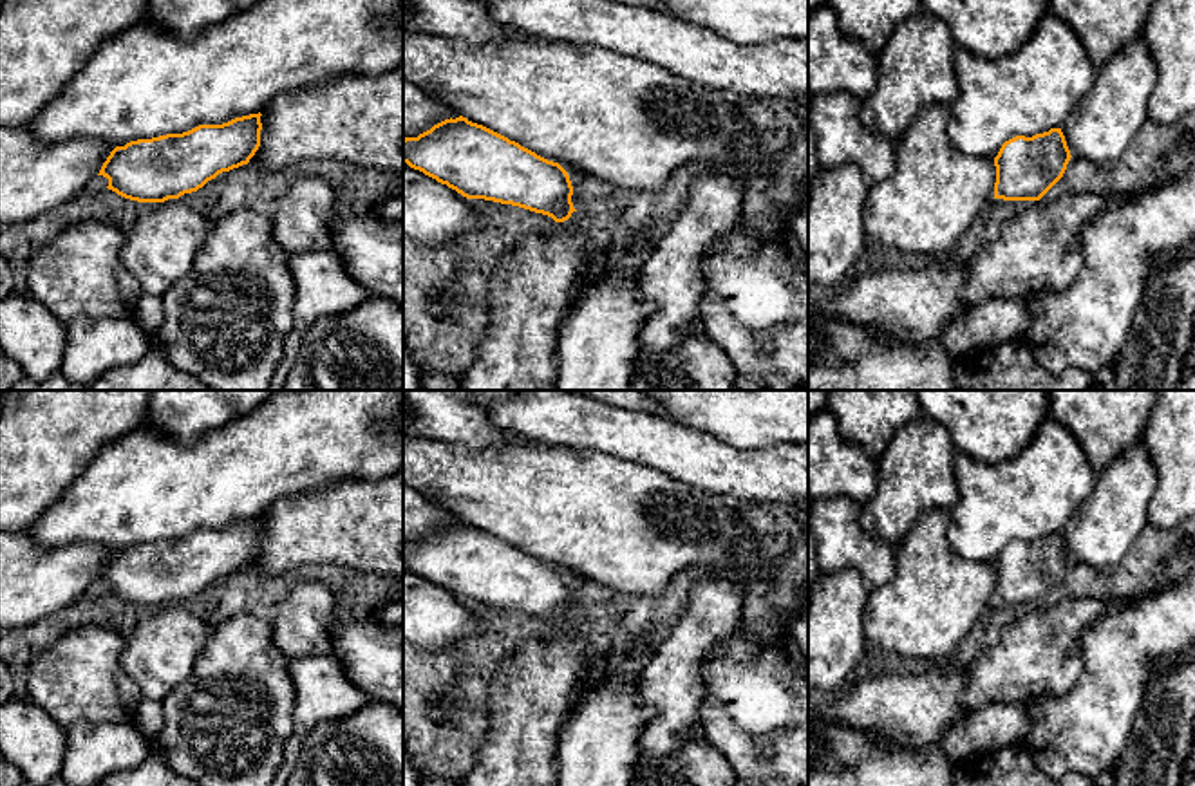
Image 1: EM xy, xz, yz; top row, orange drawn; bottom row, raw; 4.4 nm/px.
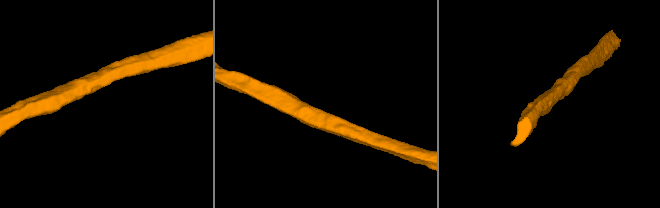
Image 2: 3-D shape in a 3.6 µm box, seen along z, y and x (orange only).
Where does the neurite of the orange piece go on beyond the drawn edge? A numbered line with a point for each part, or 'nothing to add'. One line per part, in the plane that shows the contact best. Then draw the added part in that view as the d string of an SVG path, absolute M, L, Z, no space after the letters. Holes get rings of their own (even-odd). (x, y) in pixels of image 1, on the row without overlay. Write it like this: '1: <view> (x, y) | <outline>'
nothing to add

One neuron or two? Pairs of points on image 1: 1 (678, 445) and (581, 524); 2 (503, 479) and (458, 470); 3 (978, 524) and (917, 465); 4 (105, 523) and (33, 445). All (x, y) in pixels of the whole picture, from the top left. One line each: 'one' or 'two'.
1: two
2: one
3: two
4: two

